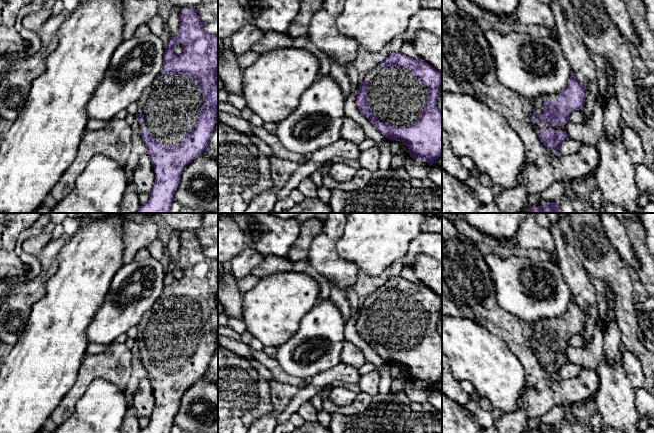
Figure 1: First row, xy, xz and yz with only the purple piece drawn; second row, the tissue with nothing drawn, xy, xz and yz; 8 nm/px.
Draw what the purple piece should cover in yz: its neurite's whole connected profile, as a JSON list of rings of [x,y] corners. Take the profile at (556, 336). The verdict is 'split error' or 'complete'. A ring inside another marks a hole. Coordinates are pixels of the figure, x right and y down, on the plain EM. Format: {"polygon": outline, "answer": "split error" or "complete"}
{"polygon": [[[571,294],[567,311],[551,319],[539,319],[533,323],[530,348],[540,365],[550,374],[556,376],[561,367],[569,362],[566,350],[573,335],[581,334],[587,314]]], "answer": "split error"}

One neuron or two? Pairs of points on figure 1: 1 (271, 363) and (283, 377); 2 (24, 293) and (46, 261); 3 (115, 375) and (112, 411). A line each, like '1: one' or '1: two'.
1: one
2: one
3: two

